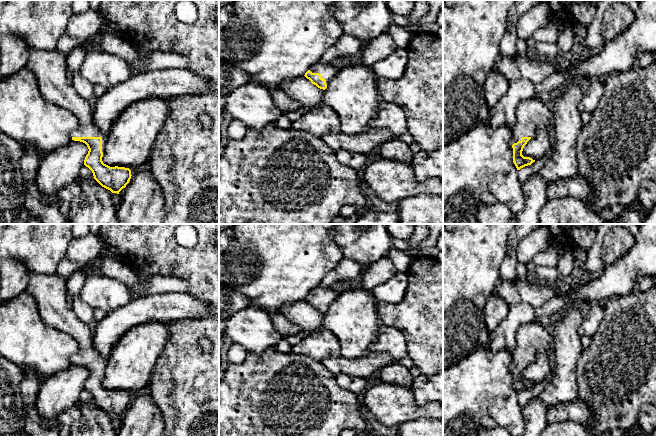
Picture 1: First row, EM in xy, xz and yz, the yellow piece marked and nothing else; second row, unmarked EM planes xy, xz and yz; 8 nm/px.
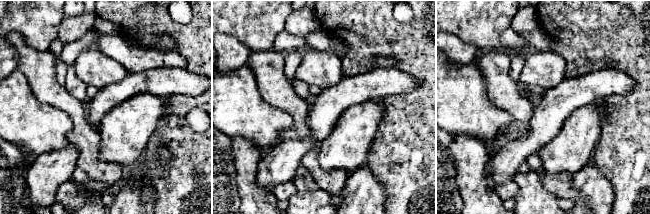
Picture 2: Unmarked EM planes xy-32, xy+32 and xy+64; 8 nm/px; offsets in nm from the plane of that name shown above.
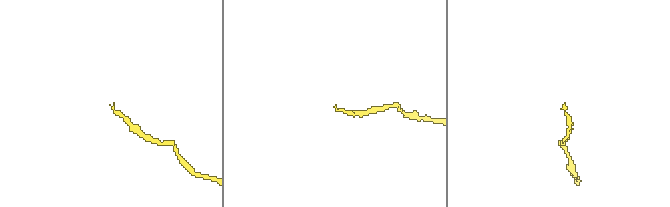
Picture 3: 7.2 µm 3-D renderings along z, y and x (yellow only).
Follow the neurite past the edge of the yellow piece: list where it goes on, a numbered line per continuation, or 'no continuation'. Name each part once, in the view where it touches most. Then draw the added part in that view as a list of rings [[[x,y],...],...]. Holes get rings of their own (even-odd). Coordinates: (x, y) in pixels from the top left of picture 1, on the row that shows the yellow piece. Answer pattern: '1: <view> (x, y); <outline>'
1: xy (49, 67); [[[18,36],[21,40],[23,40],[28,47],[28,52],[29,52],[29,57],[27,60],[26,68],[35,76],[39,90],[43,96],[43,98],[48,102],[53,105],[62,107],[72,114],[76,116],[76,118],[79,121],[79,127],[70,133],[70,137],[101,137],[102,138],[102,152],[104,153],[105,150],[105,143],[107,138],[104,137],[98,130],[98,128],[95,126],[94,121],[93,121],[93,106],[89,102],[89,99],[85,99],[81,97],[74,89],[73,85],[71,82],[67,80],[67,75],[66,75],[66,68],[67,68],[67,55],[64,53],[61,53],[57,50],[54,51],[44,51],[44,50],[39,50],[35,49],[33,47],[30,47],[26,41]]]

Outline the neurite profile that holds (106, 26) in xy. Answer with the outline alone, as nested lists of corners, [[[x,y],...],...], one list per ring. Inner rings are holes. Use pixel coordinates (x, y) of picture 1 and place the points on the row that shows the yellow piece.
[[[103,20],[100,32],[118,33],[118,28],[111,23]]]

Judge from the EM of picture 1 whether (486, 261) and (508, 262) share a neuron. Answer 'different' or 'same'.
different

